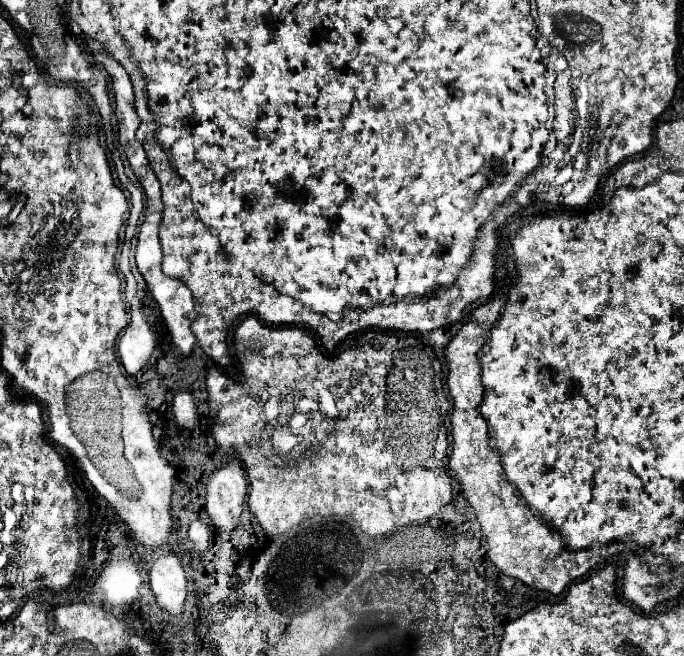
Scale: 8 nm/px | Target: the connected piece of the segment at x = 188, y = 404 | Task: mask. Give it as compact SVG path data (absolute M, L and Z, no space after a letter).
M181 390L175 396L175 400L173 400L173 412L175 412L179 428L193 428L197 424L195 402L193 402L193 396L187 390Z

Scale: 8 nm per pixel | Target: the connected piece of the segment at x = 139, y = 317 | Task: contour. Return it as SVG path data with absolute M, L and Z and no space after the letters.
M124 294L123 302L126 306L128 324L117 342L117 352L127 374L135 376L147 364L147 360L155 350L155 334L151 324L145 320L144 314L137 312L137 308L130 309Z

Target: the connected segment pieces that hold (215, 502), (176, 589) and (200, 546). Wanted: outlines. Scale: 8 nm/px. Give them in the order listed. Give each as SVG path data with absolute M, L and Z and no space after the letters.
M231 458L221 470L207 478L205 508L219 530L231 532L239 524L243 502L247 498L247 480L239 460Z
M161 554L149 572L151 590L157 604L171 616L181 616L187 598L187 578L175 554Z
M195 520L191 526L189 526L189 540L191 540L191 552L205 552L207 548L207 542L209 542L209 536L211 536L211 528L209 524L201 522L201 520Z

